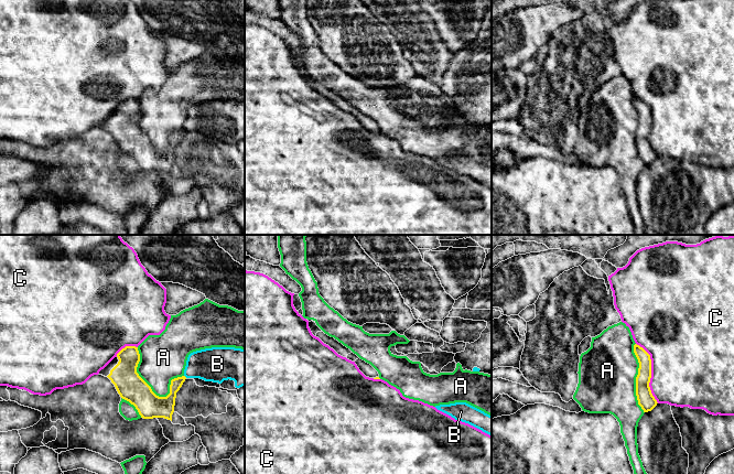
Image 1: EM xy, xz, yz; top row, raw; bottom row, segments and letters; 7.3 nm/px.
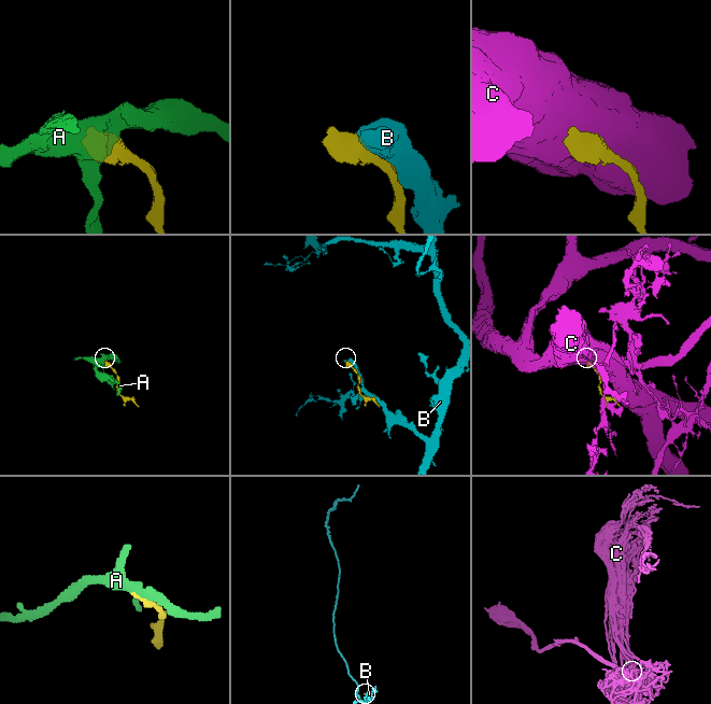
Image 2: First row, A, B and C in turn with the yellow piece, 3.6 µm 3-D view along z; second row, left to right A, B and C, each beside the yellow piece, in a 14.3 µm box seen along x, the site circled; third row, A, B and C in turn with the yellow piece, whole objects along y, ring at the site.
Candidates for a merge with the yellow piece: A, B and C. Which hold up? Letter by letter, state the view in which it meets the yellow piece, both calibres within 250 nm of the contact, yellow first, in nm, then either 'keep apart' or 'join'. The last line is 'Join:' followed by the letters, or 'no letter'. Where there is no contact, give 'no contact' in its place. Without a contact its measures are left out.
A: xy | 200/340 nm | keep apart
B: no contact | keep apart
C: yz | 120/500 nm | keep apart
Join: no letter

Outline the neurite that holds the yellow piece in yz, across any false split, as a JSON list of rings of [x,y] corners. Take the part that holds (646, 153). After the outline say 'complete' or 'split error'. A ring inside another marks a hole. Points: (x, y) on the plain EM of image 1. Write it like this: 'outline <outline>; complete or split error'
outline [[[637,97],[634,98],[634,106],[639,116],[638,128],[636,130],[636,149],[638,158],[644,165],[648,165],[658,157],[649,140],[651,131],[651,112],[650,108]]]; complete

